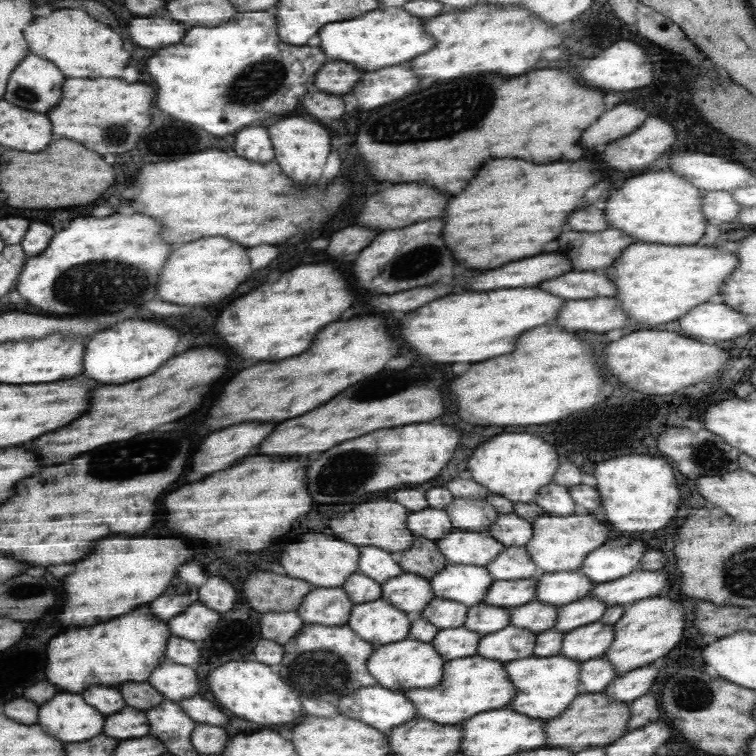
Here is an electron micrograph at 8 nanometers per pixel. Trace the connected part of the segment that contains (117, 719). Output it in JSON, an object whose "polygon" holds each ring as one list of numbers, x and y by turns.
{"polygon":[[126,707,106,718,106,736,116,740,142,738,150,734,146,711]]}

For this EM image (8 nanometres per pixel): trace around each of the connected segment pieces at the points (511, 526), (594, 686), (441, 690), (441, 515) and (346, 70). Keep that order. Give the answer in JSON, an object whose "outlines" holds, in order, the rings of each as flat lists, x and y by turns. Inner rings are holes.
{"outlines":[[[514,512,498,513,496,521,490,525,488,534,501,541,506,547,522,547,533,538,534,528,530,521]],[[604,656,592,658,582,662,581,670,581,694,590,692,603,692,616,678,618,672,614,670,614,664,610,664]],[[474,656,450,660,446,662,446,680,432,688,413,688,404,691,406,698,412,700,414,708,418,708,418,718,434,720,438,724,458,724,468,720,470,716,486,710,498,710,508,707,518,694,518,688,510,682,506,674,506,663,500,660]],[[426,507,420,512,410,512,410,520,406,520,406,524,410,524,410,532,414,536,437,541,454,529,448,516,444,510]],[[328,62,318,76,314,76,314,86,322,92,330,92,330,94,346,94,362,76,360,70,356,70,354,66,350,68,350,64,344,62]]]}

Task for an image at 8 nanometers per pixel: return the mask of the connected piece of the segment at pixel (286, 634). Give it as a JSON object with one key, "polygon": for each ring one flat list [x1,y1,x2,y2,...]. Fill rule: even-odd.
{"polygon":[[266,612,260,618,262,636,278,644,288,642,302,628,302,618,296,612]]}

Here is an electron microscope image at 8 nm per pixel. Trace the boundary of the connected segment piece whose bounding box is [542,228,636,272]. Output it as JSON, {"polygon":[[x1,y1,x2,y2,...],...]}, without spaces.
{"polygon":[[610,228,604,232,562,232,554,244,546,244,542,248,542,254,564,254,574,270,606,270,614,264,614,260,620,256,620,252,636,242,636,238,630,238,628,234]]}

